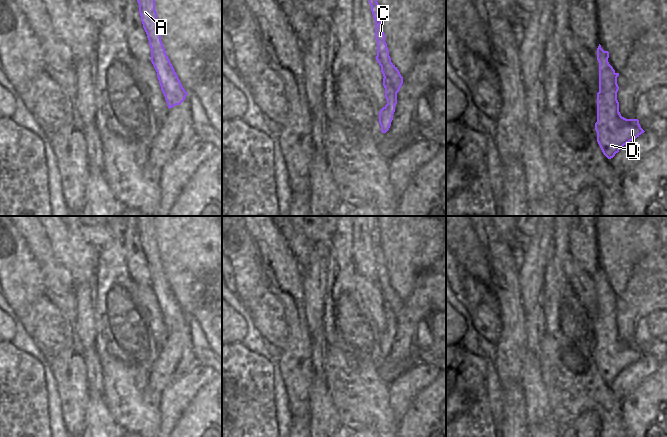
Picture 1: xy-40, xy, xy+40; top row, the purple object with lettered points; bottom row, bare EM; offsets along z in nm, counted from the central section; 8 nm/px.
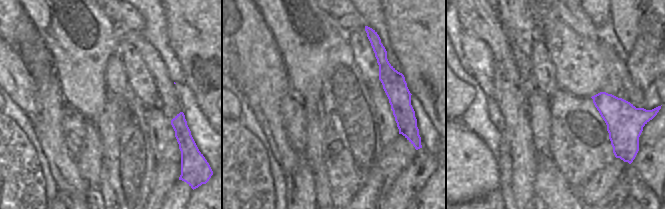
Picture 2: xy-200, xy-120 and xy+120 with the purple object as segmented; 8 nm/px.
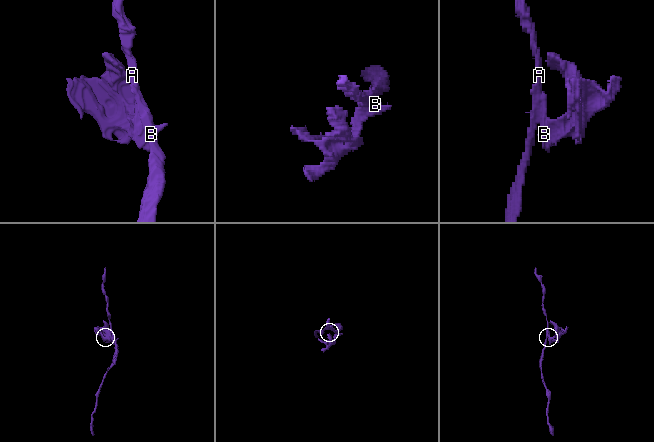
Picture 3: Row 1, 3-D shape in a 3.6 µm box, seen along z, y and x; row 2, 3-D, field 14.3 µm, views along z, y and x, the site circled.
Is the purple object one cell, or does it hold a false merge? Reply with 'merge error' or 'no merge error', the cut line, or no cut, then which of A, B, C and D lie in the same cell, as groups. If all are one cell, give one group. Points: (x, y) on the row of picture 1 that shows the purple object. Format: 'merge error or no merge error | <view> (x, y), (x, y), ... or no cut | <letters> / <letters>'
merge error | xy (383, 78), (397, 92) | A C / B D

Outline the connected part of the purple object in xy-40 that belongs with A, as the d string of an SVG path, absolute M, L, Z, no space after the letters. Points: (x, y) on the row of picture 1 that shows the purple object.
M137 0L137 2L141 22L151 48L151 62L157 72L161 90L170 109L180 105L188 93L183 88L161 41L161 34L157 25L155 0Z

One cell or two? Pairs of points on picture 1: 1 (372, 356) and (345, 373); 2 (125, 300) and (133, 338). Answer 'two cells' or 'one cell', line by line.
1: two cells
2: one cell

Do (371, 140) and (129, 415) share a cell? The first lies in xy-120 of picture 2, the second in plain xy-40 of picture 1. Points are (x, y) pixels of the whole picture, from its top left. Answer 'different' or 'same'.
different

